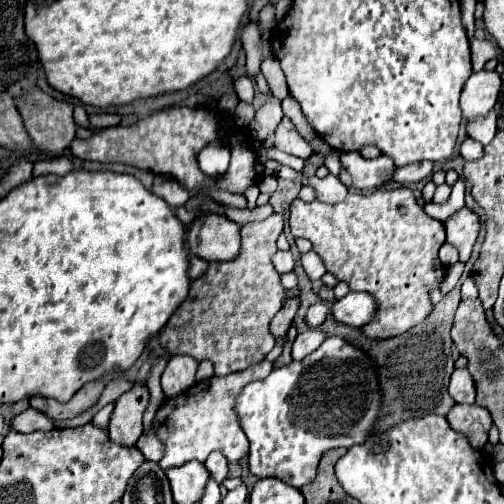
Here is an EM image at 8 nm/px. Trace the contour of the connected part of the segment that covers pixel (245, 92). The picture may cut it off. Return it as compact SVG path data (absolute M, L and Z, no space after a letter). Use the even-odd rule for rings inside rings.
M242 76L242 78L236 80L234 86L236 86L236 94L238 94L238 98L240 98L242 102L252 104L252 100L254 100L254 82L252 82L252 78Z

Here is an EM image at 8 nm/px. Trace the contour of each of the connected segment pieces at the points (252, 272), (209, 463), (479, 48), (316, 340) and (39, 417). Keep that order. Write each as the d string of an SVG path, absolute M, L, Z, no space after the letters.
M272 214L262 222L250 222L242 226L242 252L238 258L230 262L210 262L210 268L204 276L192 280L188 298L178 306L178 310L170 316L168 324L160 334L160 344L168 348L170 354L188 354L192 358L210 360L214 364L216 376L226 376L230 372L244 370L254 366L266 358L266 354L274 348L276 340L270 334L270 320L278 314L286 300L286 290L280 282L280 274L272 266L272 258L276 254L276 238L282 234L282 216Z
M218 452L210 454L208 460L204 462L204 466L208 468L210 476L212 476L218 484L224 482L224 478L226 478L226 474L228 474L228 462L226 462L226 458L224 458L222 454L218 454Z
M472 38L470 40L470 48L472 48L474 72L480 72L490 58L498 58L500 56L500 48L496 46L494 40L476 40L476 38Z
M306 330L306 332L298 334L294 344L292 344L292 358L294 360L306 358L324 342L324 338L326 338L326 334L320 332L320 330Z
M28 408L28 410L24 410L22 414L18 414L14 420L12 420L12 428L16 430L16 432L36 432L36 430L44 430L44 432L48 432L48 430L52 430L54 428L54 422L46 416L46 414L42 414L42 412L38 412L38 410L34 410L34 408Z

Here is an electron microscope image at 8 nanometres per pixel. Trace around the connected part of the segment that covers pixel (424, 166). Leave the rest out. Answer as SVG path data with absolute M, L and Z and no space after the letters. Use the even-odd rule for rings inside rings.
M424 160L424 162L414 162L402 168L396 168L394 172L394 182L400 184L410 184L410 182L420 182L430 178L434 172L434 162L432 160Z

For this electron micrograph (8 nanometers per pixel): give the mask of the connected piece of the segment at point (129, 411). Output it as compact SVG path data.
M136 386L124 392L116 402L110 414L108 432L110 440L120 446L134 446L142 436L142 414L148 404L148 390Z

